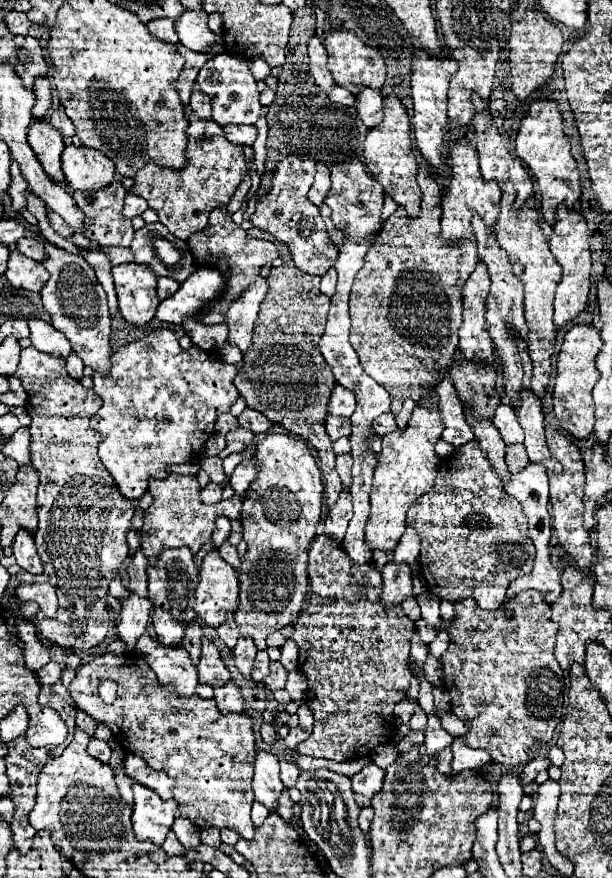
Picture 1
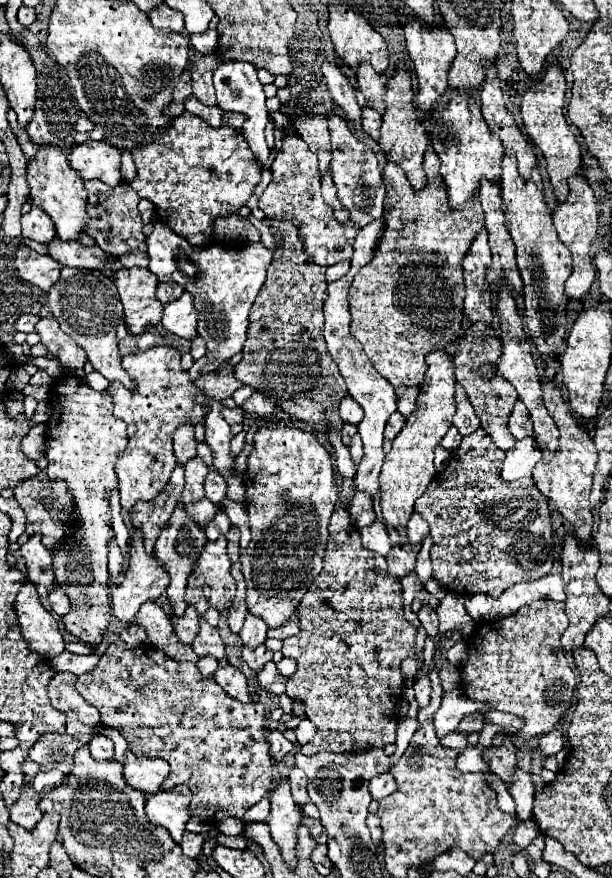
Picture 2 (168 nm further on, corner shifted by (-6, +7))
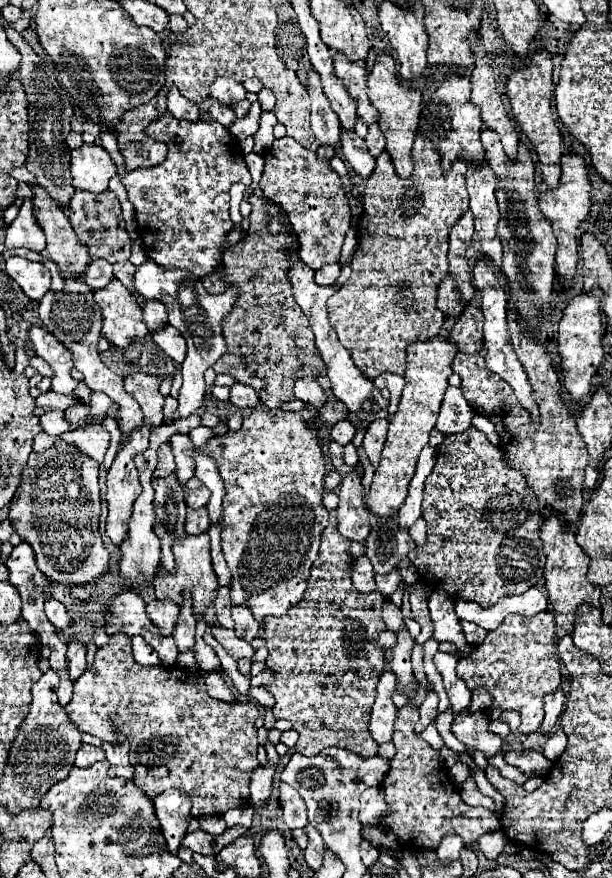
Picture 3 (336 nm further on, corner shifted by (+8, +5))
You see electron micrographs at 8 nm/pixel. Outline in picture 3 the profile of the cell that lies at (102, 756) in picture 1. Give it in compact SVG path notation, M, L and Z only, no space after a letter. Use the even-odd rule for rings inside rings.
M81 745L81 749L77 751L77 757L75 757L75 765L77 767L91 767L93 763L97 761L103 761L105 759L105 753L101 747L93 747L93 745Z

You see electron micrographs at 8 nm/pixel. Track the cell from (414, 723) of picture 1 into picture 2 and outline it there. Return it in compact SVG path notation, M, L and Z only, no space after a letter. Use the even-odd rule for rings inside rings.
M425 675L415 681L415 699L417 699L419 709L429 705L429 697L431 697L431 685L429 685L429 677Z

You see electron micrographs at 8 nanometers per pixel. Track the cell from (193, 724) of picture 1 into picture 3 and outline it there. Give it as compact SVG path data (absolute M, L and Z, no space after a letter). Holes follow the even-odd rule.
M123 633L109 637L109 643L95 653L93 665L73 683L73 699L65 707L71 723L101 741L115 741L115 731L123 731L131 743L129 761L135 767L133 781L151 799L165 789L181 789L193 799L191 815L223 815L229 809L241 807L249 801L249 781L257 761L257 729L255 719L259 709L253 701L221 703L207 695L203 673L181 667L143 667L135 663L131 653L131 639Z

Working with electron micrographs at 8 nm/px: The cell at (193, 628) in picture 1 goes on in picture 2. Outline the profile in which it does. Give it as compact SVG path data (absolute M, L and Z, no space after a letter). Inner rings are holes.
M187 607L183 617L171 617L173 625L175 625L175 633L183 643L193 643L199 631L199 615L195 611L195 607Z

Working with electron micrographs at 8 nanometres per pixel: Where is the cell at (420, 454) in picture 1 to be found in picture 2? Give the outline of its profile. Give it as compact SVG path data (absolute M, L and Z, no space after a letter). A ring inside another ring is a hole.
M431 351L427 355L427 373L425 383L419 389L417 407L411 417L407 417L405 427L401 433L393 439L391 451L385 455L383 469L379 475L381 485L381 511L387 527L405 527L411 513L415 499L429 487L429 483L435 479L437 471L433 465L433 451L445 437L447 429L451 427L451 417L455 415L455 375L453 375L453 361L451 355L445 351Z

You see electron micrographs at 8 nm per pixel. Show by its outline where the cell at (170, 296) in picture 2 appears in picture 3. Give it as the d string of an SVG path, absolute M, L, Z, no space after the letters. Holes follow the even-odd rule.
M145 303L143 307L143 321L149 333L155 333L167 325L167 311L161 305L163 303Z

